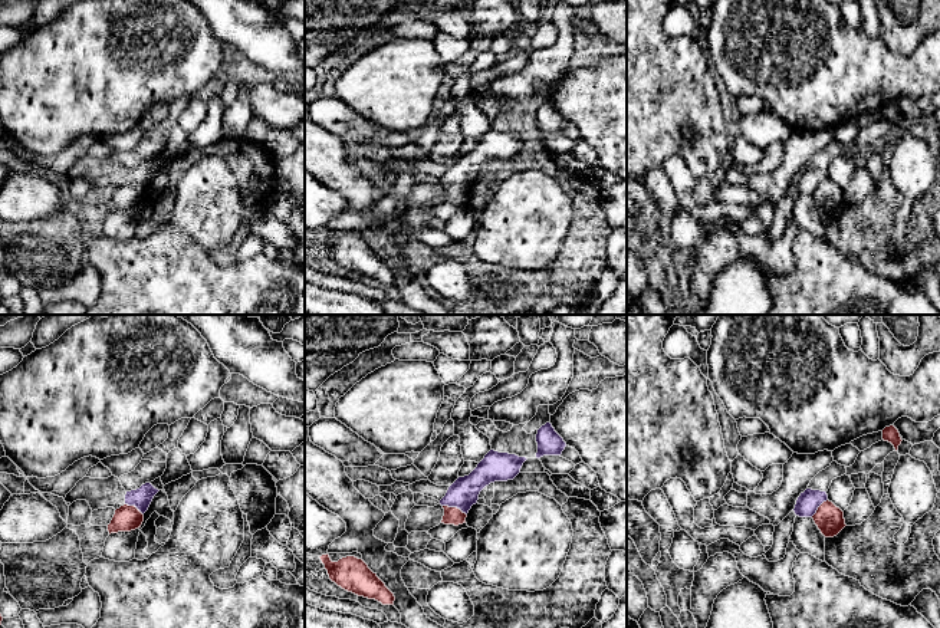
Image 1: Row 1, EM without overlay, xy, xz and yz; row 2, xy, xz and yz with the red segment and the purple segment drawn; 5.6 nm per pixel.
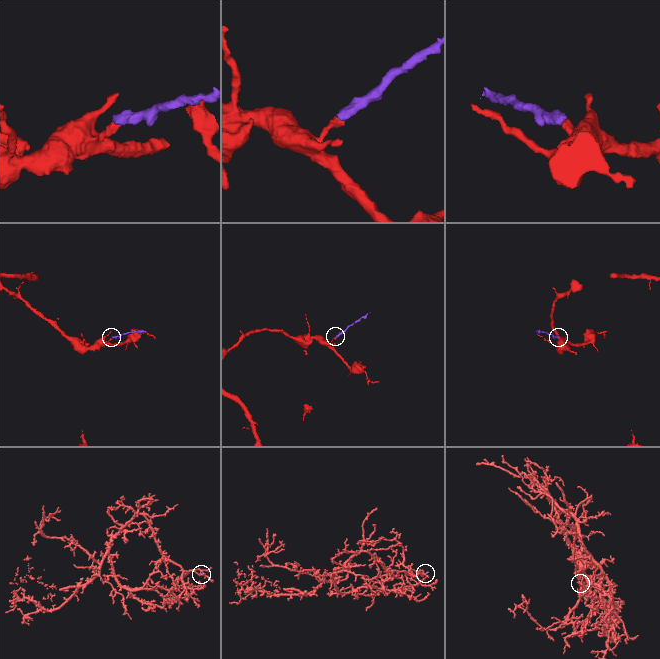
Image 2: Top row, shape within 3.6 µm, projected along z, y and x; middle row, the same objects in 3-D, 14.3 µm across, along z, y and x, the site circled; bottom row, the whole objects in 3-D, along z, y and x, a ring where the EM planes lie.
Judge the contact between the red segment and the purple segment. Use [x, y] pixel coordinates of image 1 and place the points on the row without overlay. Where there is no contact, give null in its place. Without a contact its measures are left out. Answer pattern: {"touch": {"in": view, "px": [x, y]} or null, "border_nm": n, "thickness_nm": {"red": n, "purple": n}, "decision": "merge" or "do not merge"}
{"touch": {"in": "xz", "px": [454, 186]}, "border_nm": 150, "thickness_nm": {"red": 100, "purple": 170}, "decision": "do not merge"}

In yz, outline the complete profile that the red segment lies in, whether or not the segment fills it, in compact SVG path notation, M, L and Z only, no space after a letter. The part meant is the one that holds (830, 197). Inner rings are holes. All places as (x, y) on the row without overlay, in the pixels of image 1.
M829 178L818 185L812 197L825 216L837 214L847 204L844 190Z

